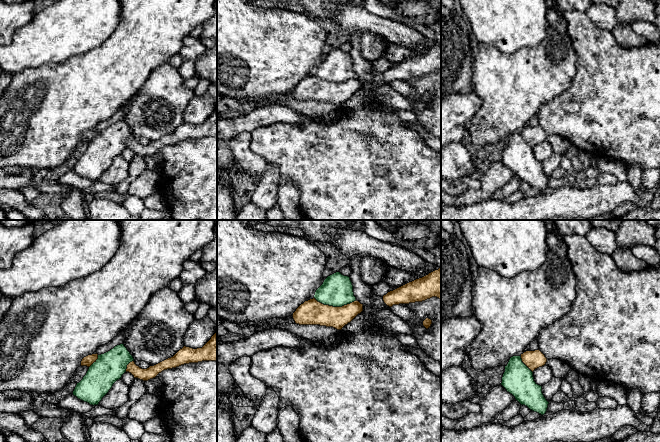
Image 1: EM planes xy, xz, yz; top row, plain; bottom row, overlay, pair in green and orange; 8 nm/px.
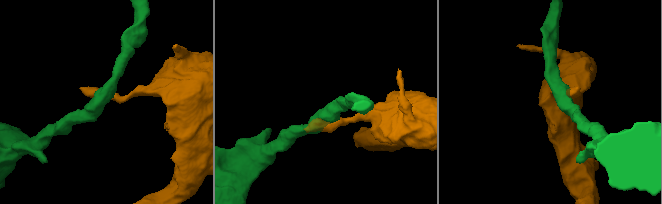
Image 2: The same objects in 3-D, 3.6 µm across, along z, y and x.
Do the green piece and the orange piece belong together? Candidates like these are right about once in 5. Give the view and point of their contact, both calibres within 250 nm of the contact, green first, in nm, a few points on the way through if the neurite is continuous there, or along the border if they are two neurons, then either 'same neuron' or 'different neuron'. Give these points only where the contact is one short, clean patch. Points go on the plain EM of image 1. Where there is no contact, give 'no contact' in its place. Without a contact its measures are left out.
xz (335, 82) | 260/200 nm | along xz (314, 73), (324, 80), (333, 82), (343, 82), (356, 76) | different neuron

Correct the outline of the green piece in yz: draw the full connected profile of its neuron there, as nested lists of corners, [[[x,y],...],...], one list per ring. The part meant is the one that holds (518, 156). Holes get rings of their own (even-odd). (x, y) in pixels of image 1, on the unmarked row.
[[[513,132],[505,142],[501,161],[521,180],[544,191],[549,178],[542,169],[542,162],[534,157],[533,148],[522,138],[521,132]]]

